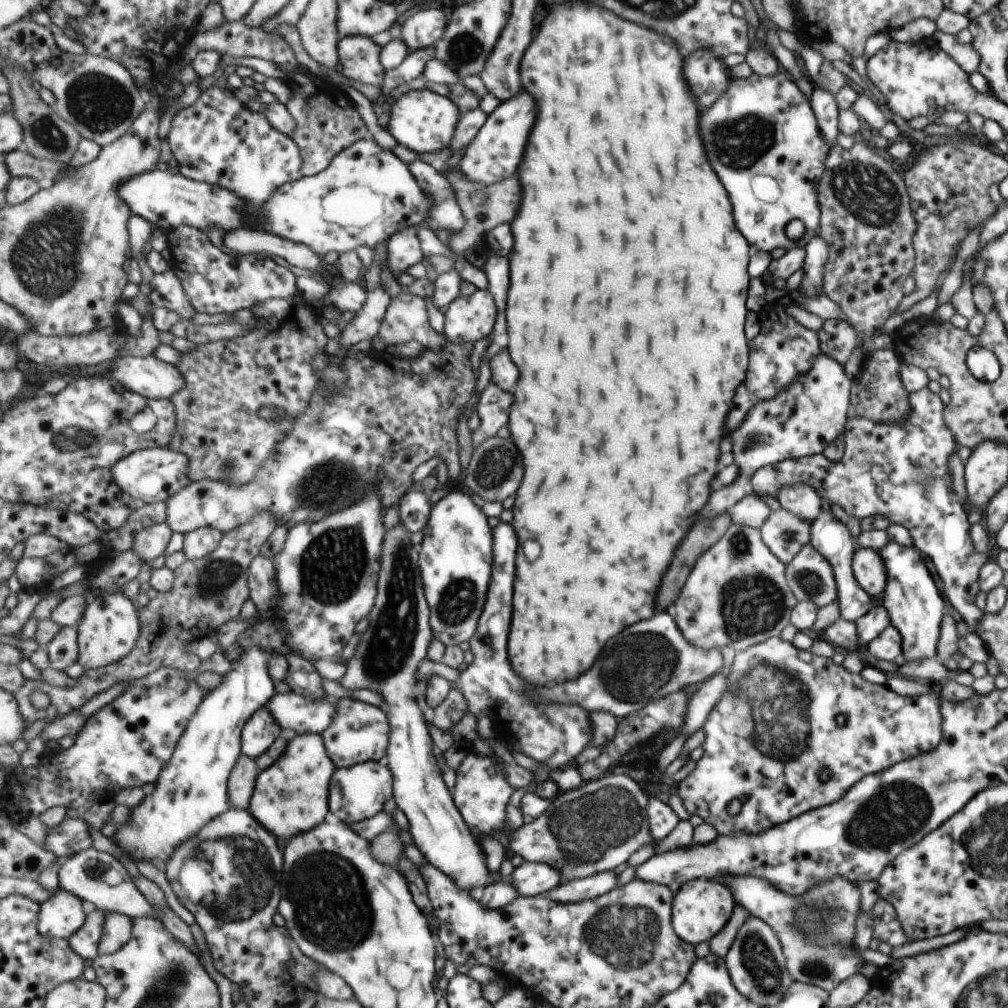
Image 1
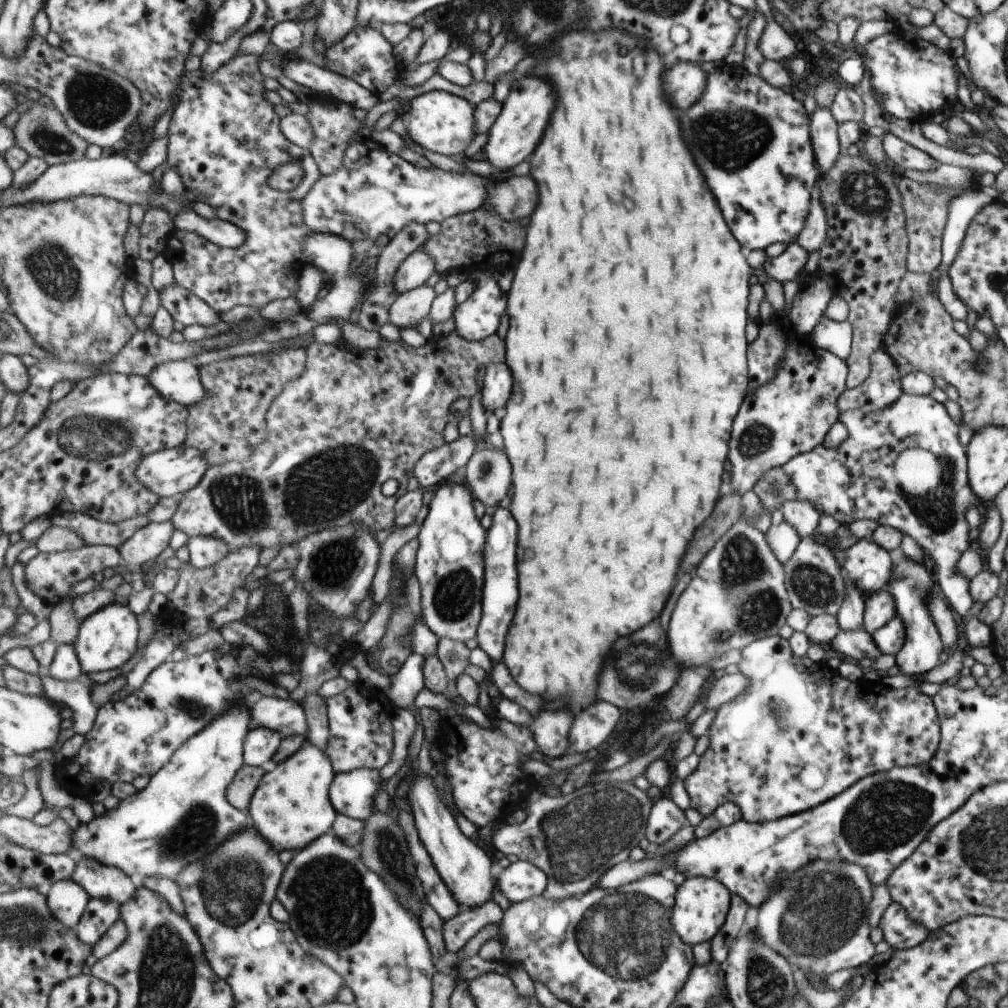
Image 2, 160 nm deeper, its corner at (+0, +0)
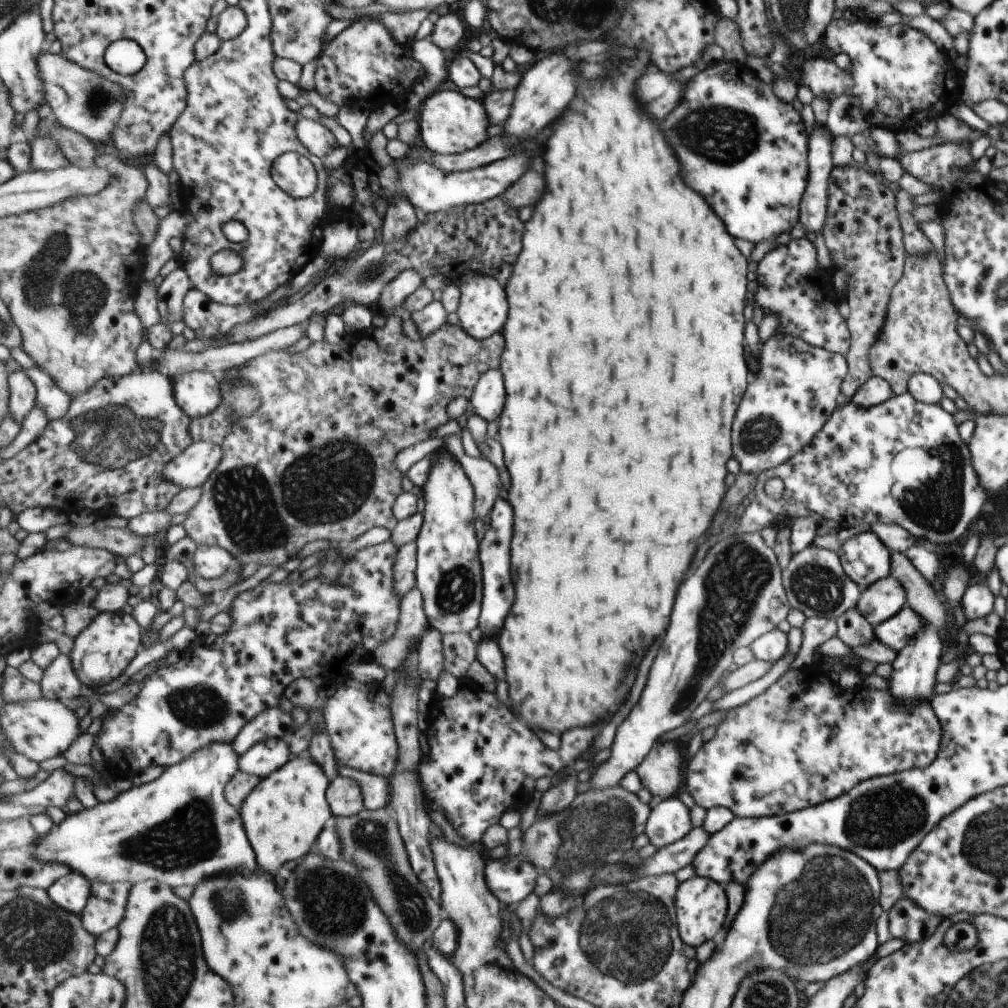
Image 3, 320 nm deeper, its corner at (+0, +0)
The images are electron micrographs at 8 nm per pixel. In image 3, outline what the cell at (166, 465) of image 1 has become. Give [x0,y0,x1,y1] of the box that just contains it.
[164,441,224,490]

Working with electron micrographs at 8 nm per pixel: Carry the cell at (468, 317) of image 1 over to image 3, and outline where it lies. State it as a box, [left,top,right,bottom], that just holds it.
[456,273,510,340]

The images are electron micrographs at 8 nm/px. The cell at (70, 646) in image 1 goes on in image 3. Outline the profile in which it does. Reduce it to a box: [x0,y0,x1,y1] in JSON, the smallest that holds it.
[41,655,83,701]

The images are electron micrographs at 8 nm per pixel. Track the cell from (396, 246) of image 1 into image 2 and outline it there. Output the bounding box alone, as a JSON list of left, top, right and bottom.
[394,248,435,295]

